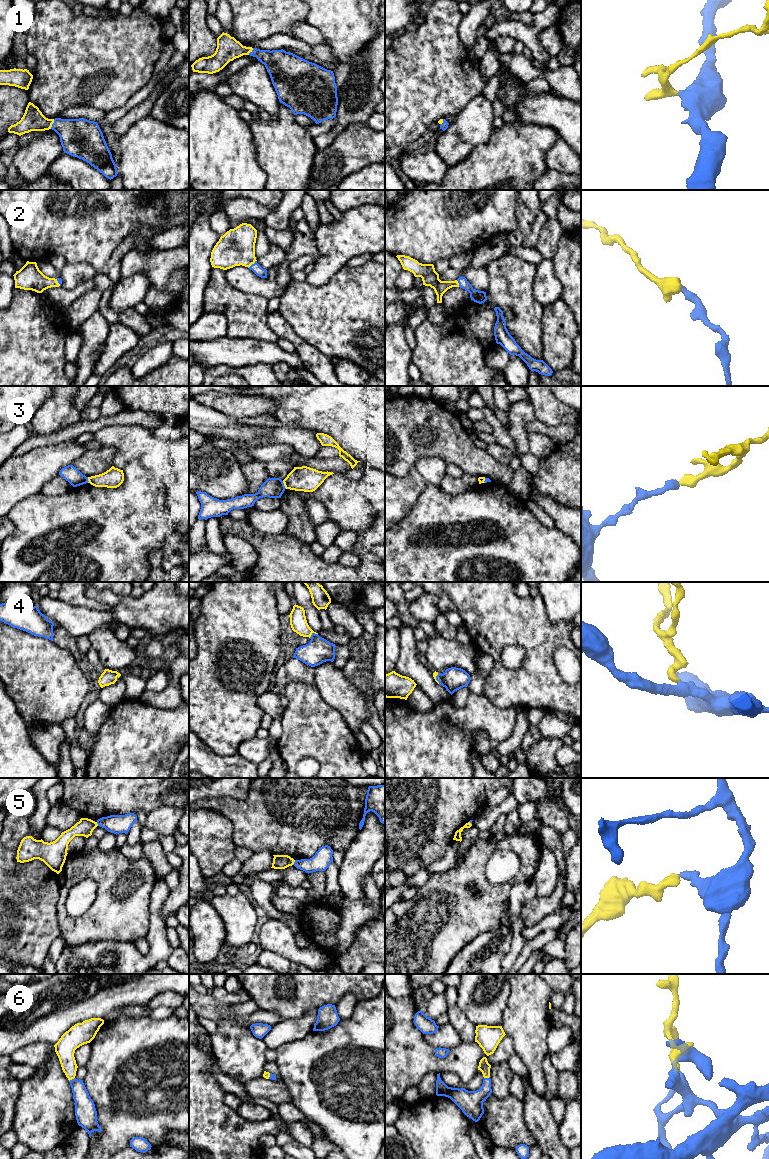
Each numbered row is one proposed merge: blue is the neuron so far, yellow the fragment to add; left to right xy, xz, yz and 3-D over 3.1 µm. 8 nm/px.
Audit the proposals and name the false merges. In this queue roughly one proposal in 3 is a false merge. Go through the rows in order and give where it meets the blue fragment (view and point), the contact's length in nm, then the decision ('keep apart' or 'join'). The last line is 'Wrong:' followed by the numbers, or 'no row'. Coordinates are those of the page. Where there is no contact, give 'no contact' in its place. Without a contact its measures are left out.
1: meets blue in xy at (52, 124); contact 90 nm long; join
2: meets blue in xz at (252, 264); contact 90 nm long; join
3: meets blue in xz at (283, 485); contact 70 nm long; keep apart
4: meets blue in xz at (313, 633); contact 80 nm long; join
5: meets blue in xz at (294, 862); contact 50 nm long; keep apart
6: meets blue in xy at (72, 1079); contact 60 nm long; join
Wrong: 3, 5

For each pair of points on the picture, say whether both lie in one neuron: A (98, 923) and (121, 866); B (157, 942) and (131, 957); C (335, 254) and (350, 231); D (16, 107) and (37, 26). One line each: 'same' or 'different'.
A: same
B: same
C: same
D: different

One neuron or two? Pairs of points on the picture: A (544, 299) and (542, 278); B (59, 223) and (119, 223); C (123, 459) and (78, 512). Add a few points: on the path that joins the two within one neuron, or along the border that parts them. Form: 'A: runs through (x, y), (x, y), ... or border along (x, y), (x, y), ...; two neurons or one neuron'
A: runs through (544, 294), (544, 283); one neuron
B: runs through (74, 223), (104, 223); one neuron
C: border along (136, 458), (131, 460), (122, 469); two neurons

